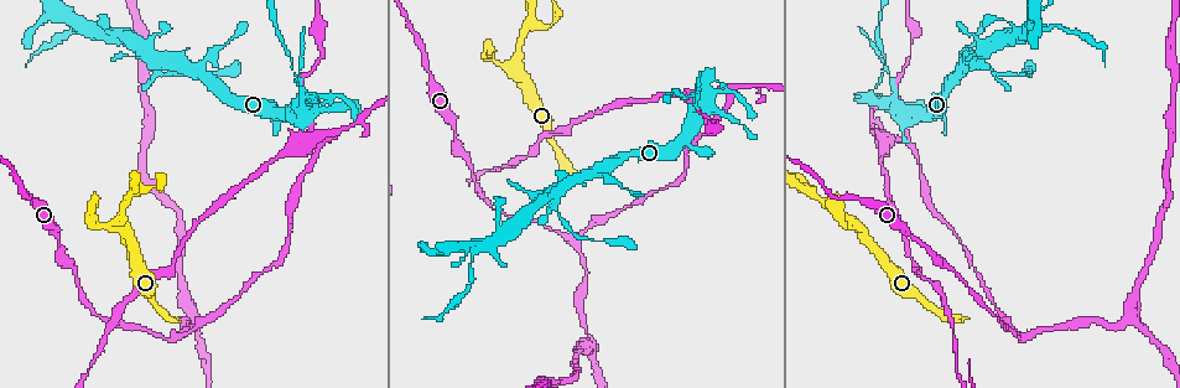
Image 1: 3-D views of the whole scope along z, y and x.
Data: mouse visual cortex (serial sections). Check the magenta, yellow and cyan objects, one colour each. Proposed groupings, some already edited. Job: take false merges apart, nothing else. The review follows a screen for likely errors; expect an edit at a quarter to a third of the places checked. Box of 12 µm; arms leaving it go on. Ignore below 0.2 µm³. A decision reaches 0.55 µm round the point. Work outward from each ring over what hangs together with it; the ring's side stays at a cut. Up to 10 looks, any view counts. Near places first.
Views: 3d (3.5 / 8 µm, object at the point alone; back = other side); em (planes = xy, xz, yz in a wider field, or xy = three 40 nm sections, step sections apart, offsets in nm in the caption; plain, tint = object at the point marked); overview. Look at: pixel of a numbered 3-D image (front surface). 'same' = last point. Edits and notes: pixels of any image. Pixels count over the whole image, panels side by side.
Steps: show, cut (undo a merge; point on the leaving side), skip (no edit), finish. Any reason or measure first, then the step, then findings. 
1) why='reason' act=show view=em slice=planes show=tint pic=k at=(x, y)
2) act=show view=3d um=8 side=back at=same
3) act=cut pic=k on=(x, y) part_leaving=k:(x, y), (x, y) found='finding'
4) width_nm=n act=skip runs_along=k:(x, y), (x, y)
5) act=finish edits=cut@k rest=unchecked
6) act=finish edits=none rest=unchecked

why='sharp bend' act=show view=3d um=3.5 pic=1 at=(307, 98)

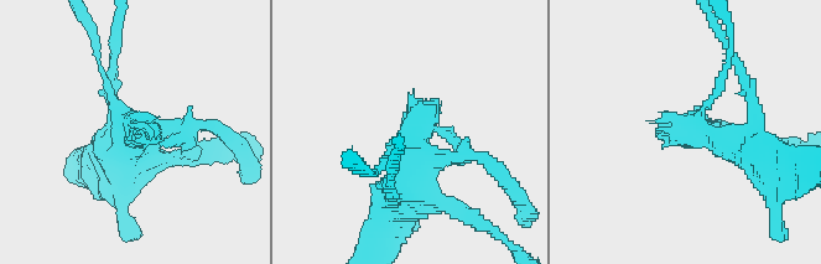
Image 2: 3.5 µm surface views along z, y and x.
act=show view=em slice=xy step=2 show=tint pic=2 at=(700, 129)

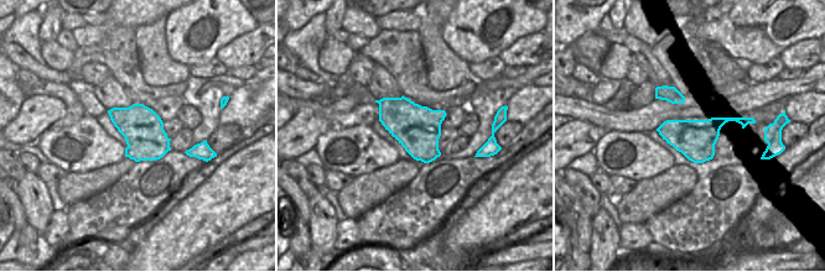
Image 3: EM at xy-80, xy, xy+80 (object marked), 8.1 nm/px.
act=show view=em slice=xy step=3 show=tint at=same

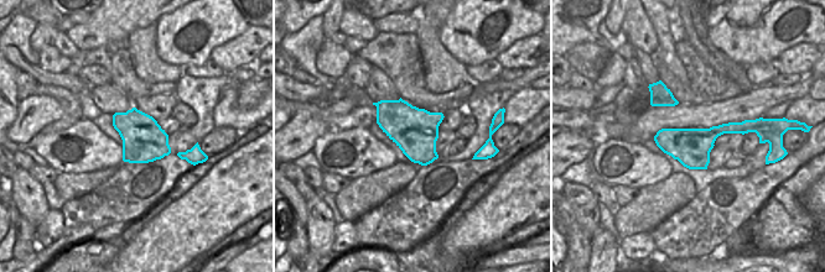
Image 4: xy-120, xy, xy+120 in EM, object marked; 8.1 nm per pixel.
width_nm=380 act=skip runs_along=2:(768, 162), (697, 124), (726, 63) found='continuous, no second cell'

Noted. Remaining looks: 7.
why='sharp bend' act=show view=3d um=3.5 pic=1 at=(176, 334)

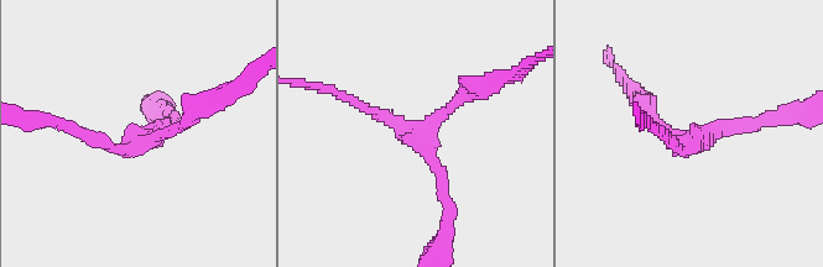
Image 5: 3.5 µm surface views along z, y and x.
arms=3 arm_widths_nm=150,150,150 why='shape alone is not enough' act=show view=em slice=xy step=2 show=tint pic=5 at=(419, 134)

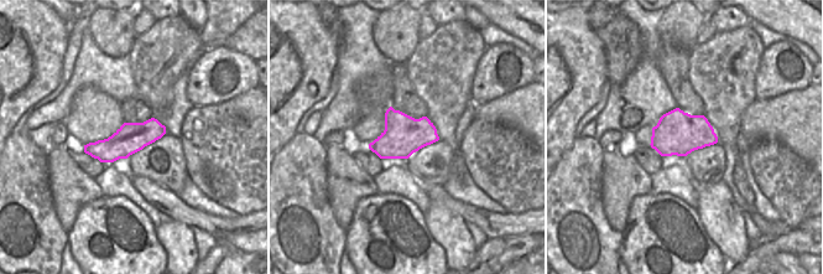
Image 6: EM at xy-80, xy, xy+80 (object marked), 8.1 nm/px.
why='another direction' act=show view=em slice=xy step=1 show=tint at=same

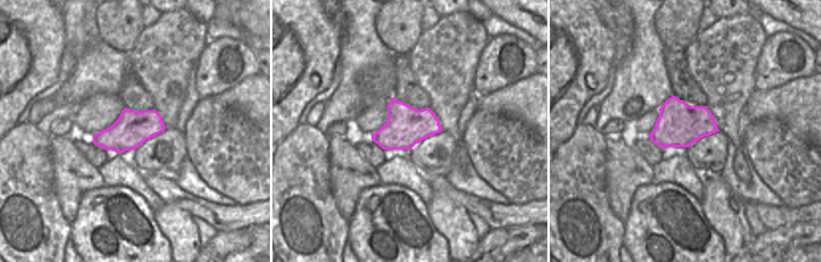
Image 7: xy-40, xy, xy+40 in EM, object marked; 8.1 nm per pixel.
act=skip runs_along=5:(76, 129), (125, 151), (197, 110) found='one cell here'

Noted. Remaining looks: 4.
why='three-way junction' act=show view=3d um=8 pic=1 at=(1123, 324)

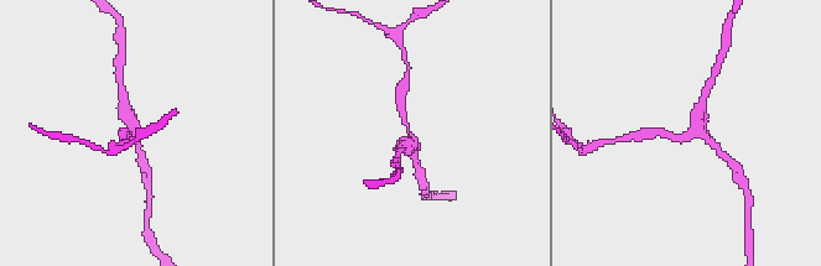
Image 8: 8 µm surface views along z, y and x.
act=show view=3d um=3.5 pic=8 at=(410, 132)

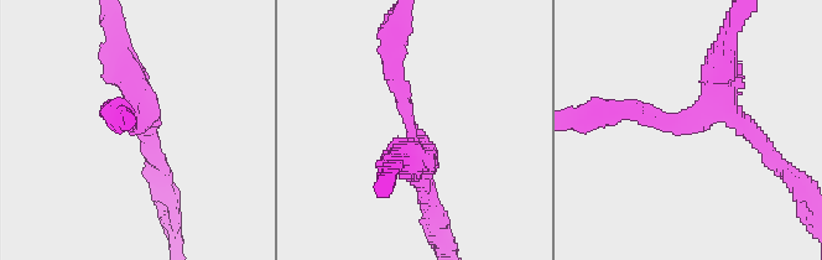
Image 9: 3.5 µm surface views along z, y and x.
act=skip found='one cell here'

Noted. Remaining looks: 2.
why='a fork' act=show view=3d um=3.5 pic=1 at=(912, 144)

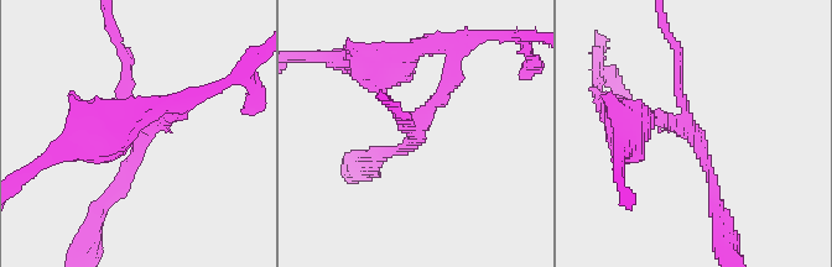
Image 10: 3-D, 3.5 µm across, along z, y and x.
act=show view=em slice=planes show=tint pic=10 at=(690, 131)

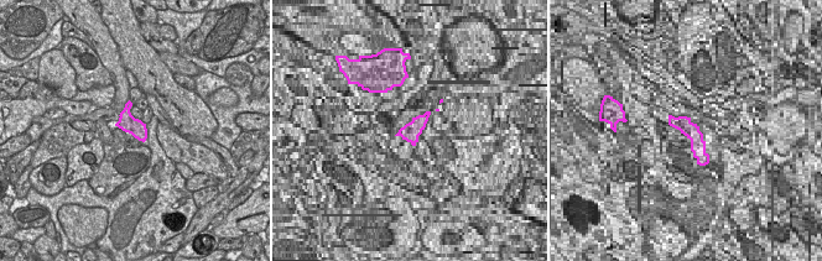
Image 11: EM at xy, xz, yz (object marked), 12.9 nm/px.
width_nm=220 act=skip runs_along=10:(716, 198), (685, 126), (628, 106) found='all the same cell'

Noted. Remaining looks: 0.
act=finish edits=none rest=unchecked

